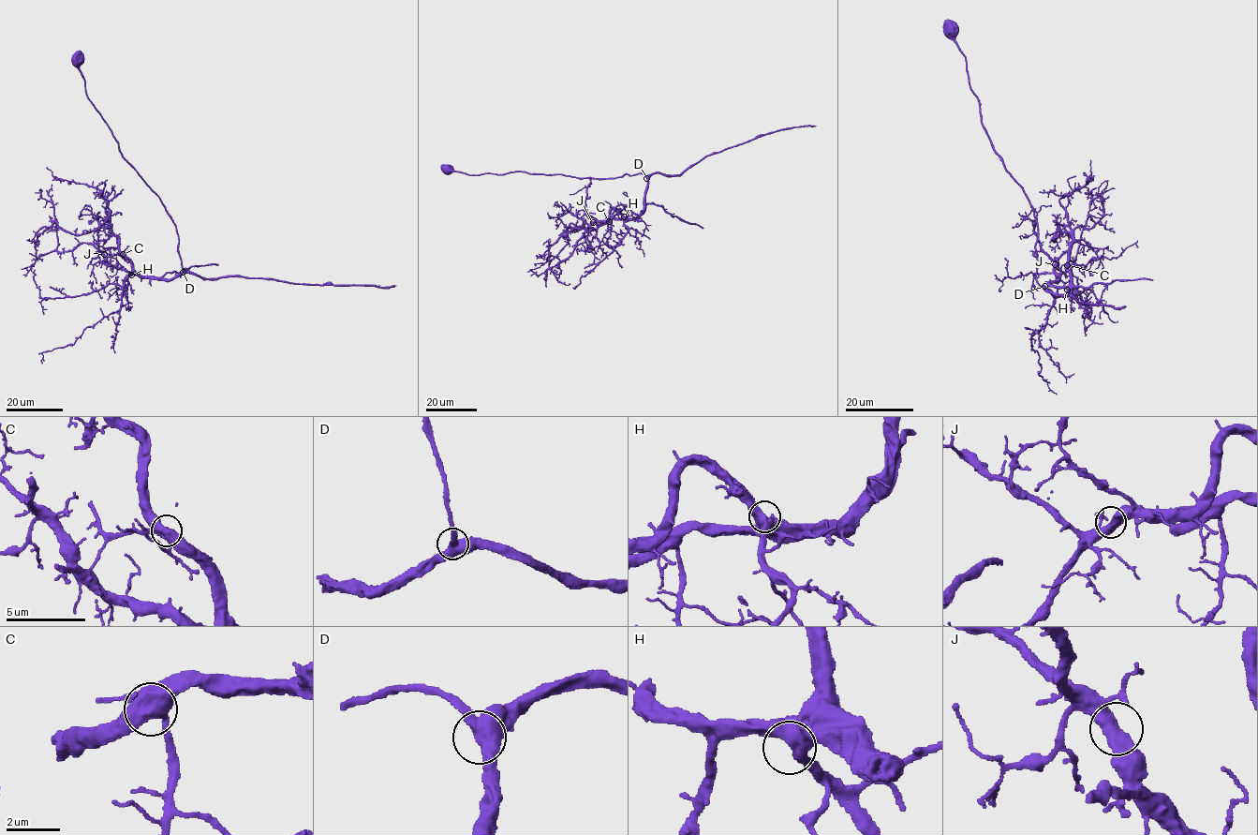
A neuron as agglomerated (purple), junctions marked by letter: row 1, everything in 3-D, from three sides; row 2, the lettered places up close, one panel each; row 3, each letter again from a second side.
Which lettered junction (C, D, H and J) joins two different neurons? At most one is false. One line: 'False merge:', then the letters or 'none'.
False merge: none

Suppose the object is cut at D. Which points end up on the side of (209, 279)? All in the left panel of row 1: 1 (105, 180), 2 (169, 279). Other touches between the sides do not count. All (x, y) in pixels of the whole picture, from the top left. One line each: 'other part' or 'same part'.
1: same part
2: same part

